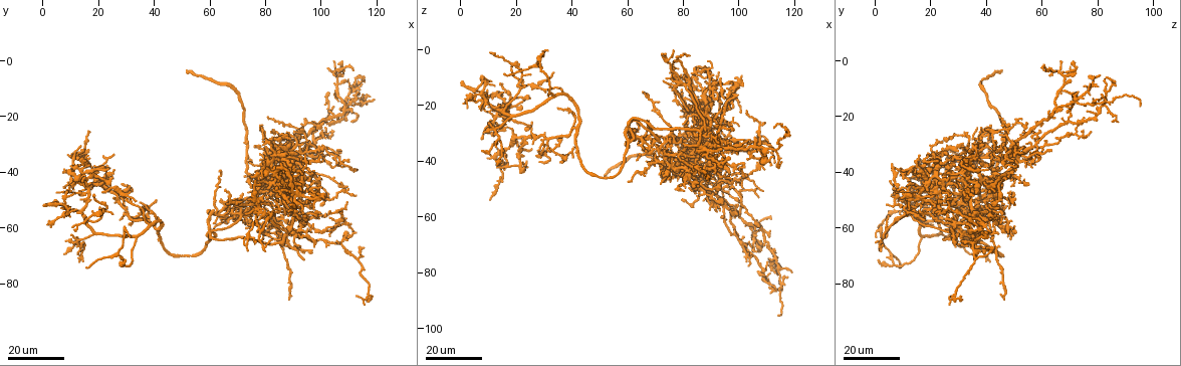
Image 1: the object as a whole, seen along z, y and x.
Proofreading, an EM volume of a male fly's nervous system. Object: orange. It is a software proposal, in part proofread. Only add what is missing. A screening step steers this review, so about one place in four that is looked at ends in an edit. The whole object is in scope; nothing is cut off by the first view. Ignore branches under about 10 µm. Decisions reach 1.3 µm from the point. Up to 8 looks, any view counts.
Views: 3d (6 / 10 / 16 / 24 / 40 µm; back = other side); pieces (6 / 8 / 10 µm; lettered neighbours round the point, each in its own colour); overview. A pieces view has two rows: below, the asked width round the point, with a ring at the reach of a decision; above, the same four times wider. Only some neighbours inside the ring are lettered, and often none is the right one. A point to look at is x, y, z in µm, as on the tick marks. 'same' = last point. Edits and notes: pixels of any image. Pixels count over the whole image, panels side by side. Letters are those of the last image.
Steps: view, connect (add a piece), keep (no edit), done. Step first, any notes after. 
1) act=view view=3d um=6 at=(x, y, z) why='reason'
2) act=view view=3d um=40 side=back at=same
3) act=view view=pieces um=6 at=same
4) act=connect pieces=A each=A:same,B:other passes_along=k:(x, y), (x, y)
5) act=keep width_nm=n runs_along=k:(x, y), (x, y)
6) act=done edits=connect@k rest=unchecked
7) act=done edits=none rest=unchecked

act=view view=3d um=24 at=(79, 28, 24)

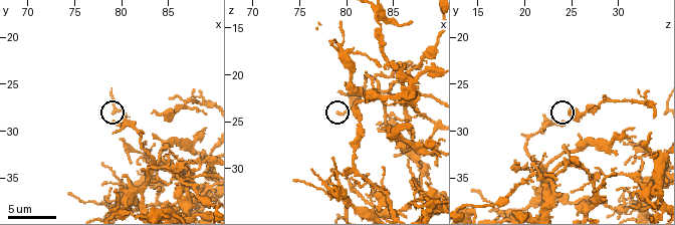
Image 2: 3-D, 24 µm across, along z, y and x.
act=view view=3d um=6 at=(79.0, 28.8, 23.8)

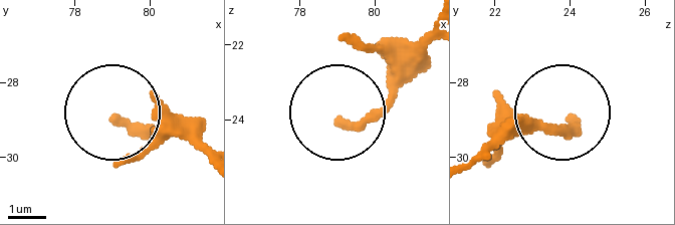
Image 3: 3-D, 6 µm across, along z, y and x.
act=view view=pieces um=10 at=(79.10, 29.00, 24.05)

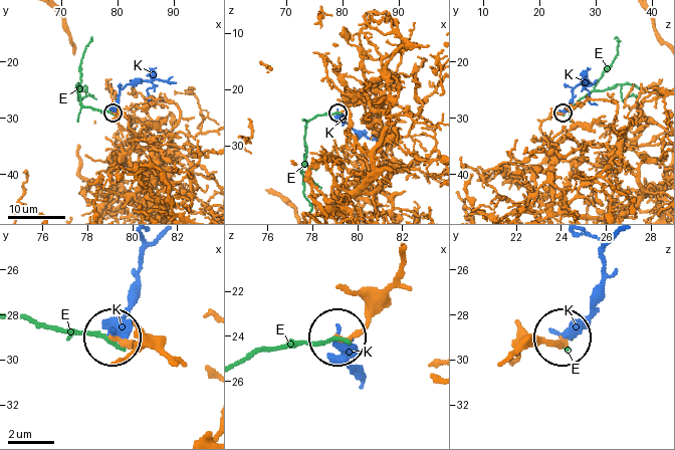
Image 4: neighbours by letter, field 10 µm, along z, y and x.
act=keep width_nm=240 each=E:other,K:other runs_along=4:(510, 360), (563, 339) found='none of them fits'

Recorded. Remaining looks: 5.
act=view view=3d um=16 at=(94, 72, 35) why='branch stops here'

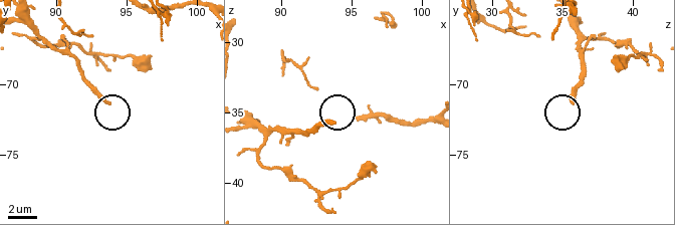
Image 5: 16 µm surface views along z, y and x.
act=view view=pieces um=10 at=(93.8, 71.4, 35.6) why='see the neighbours'

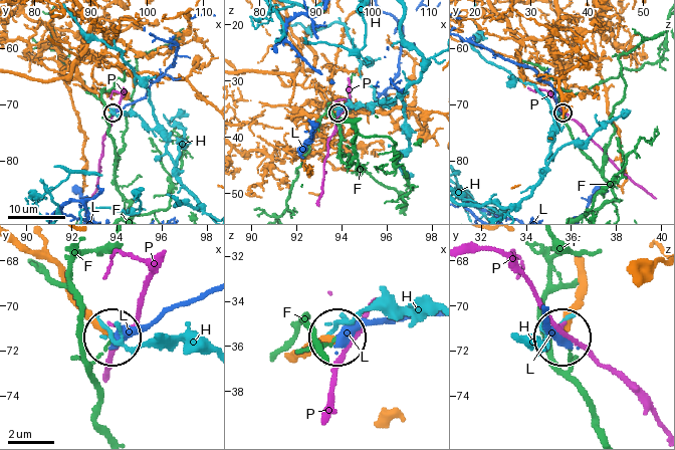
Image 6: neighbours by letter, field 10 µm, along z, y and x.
act=keep width_nm=230 each=F:other,H:other,L:other,P:other found='none of them fits'

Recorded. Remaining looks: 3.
act=view view=3d um=16 at=(96, 32, 51) why='branch stops here'

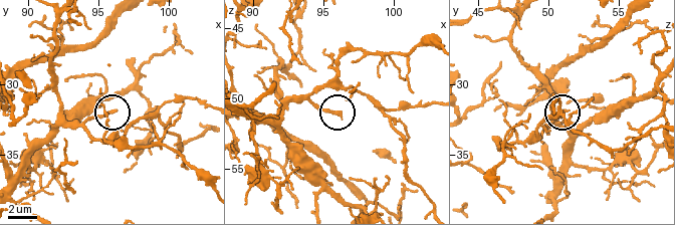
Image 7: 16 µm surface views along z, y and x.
act=view view=pieces um=8 at=(96.0, 32.0, 51.4)

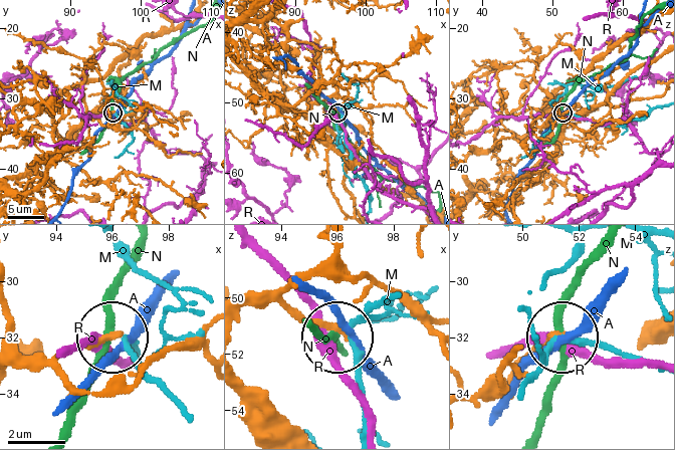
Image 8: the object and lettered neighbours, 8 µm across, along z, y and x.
act=keep width_nm=210 each=A:other,M:other,N:other,R:other found='none of them fits'

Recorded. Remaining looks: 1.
act=done edits=none rest=unchecked

